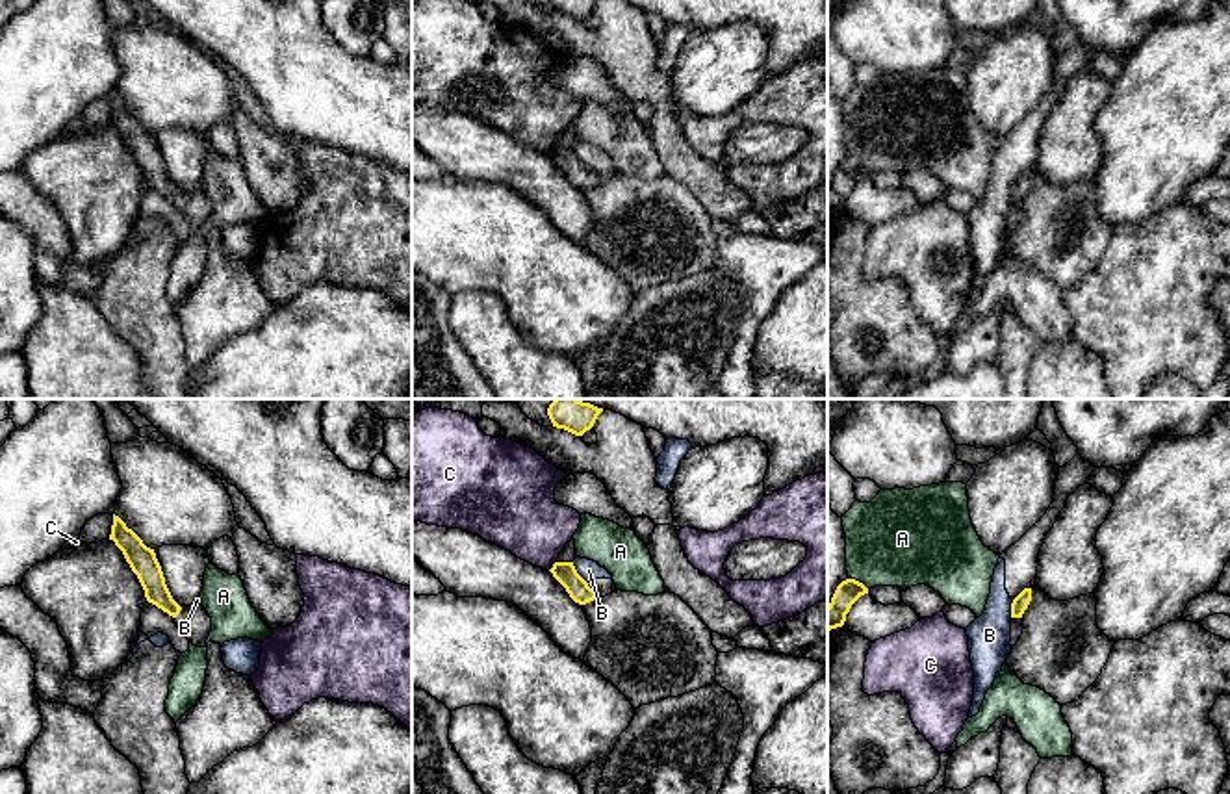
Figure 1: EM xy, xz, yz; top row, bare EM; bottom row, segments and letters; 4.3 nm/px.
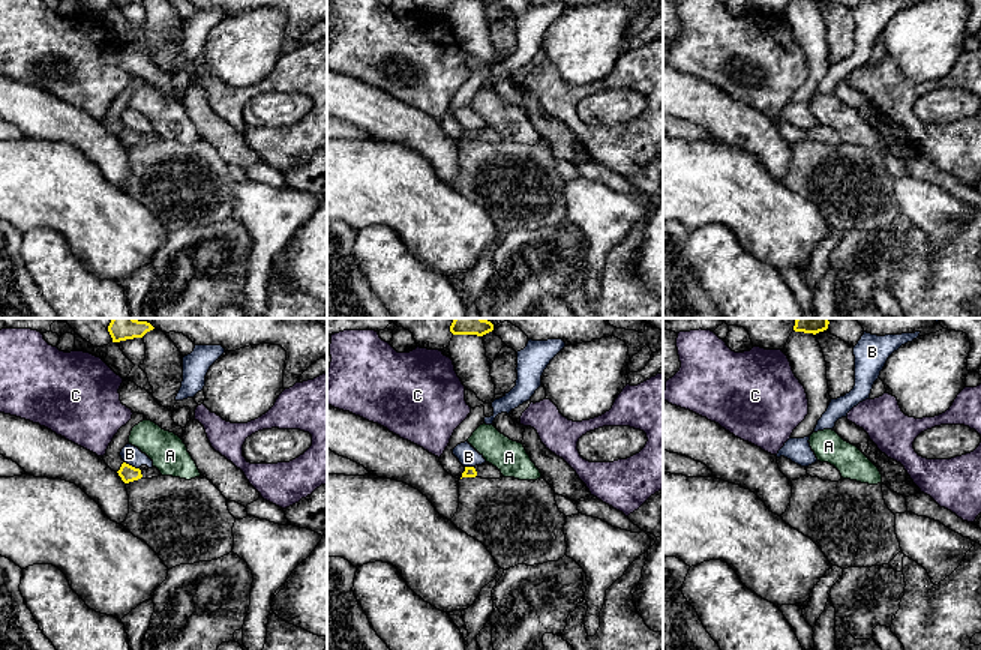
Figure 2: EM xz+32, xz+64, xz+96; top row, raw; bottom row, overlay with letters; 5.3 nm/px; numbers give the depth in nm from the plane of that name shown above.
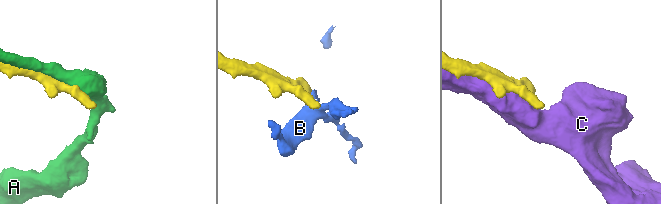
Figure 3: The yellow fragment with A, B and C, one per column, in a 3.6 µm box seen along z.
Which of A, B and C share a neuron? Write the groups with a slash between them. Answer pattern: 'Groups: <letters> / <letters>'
Groups: A / B / C

